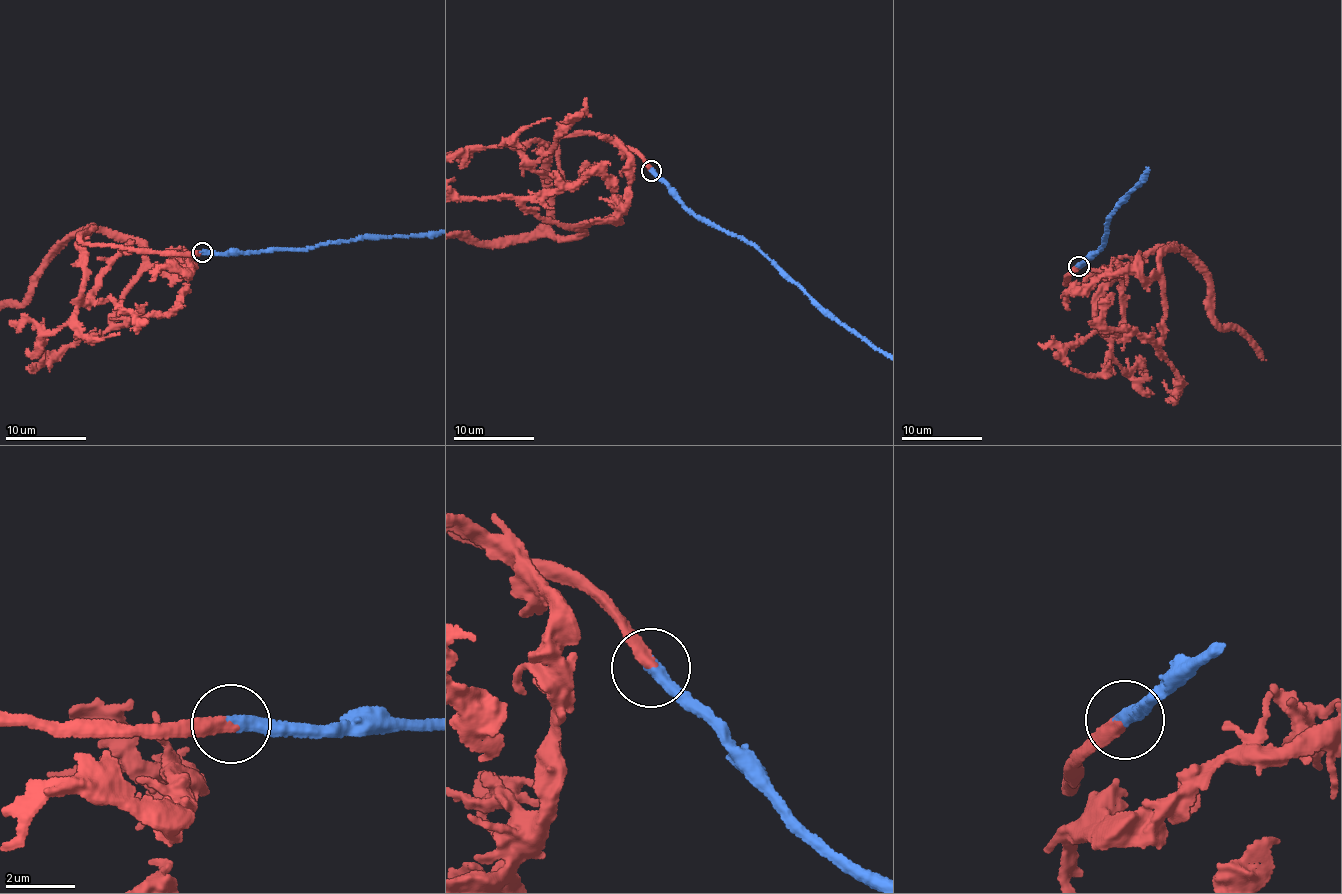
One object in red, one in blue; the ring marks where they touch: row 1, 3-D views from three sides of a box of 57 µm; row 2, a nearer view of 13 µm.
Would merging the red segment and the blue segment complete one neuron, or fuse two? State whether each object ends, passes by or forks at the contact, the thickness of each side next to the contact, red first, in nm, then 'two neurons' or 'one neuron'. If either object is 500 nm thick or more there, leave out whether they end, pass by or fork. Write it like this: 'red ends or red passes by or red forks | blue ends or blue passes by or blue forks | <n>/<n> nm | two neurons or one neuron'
red ends | blue ends | 360/400 nm | one neuron

